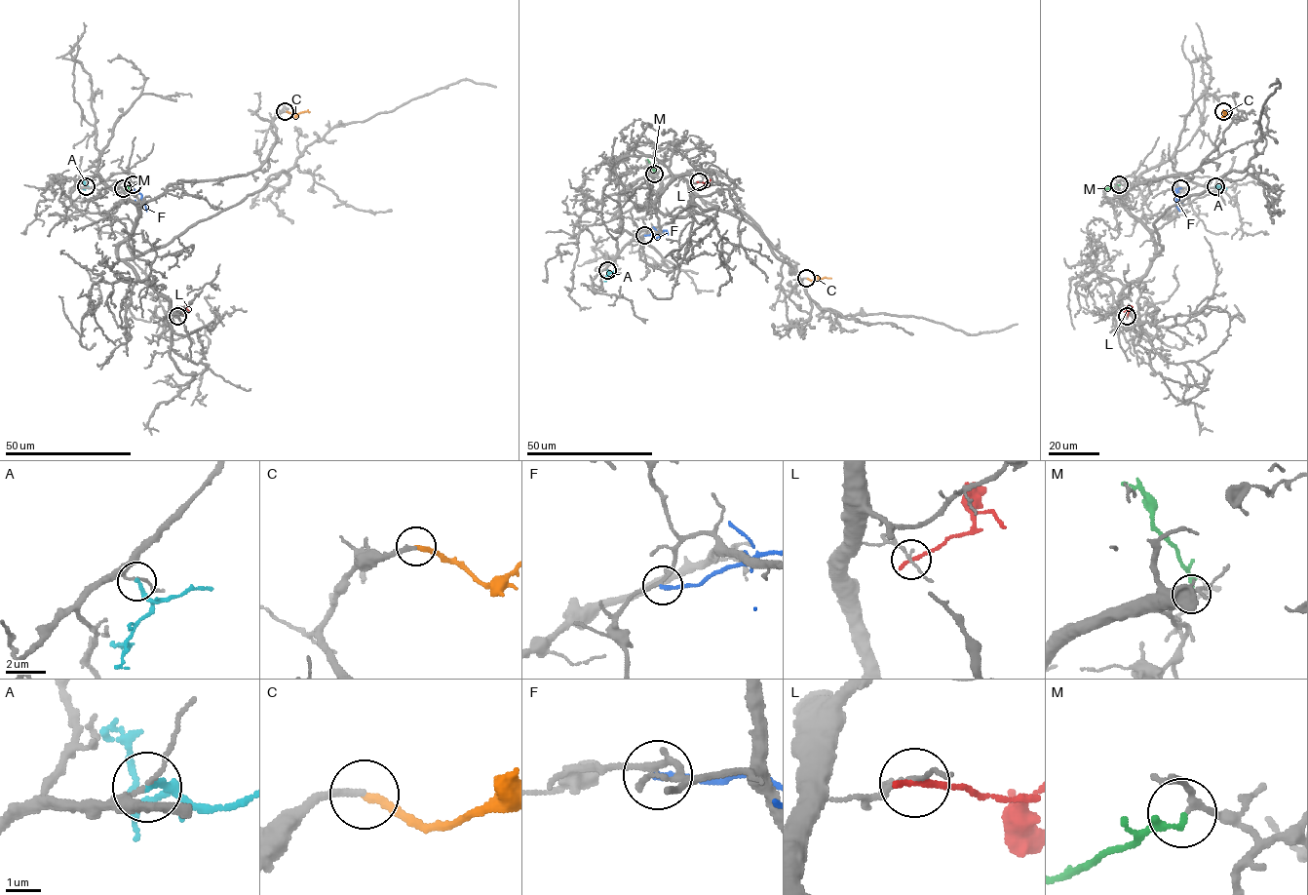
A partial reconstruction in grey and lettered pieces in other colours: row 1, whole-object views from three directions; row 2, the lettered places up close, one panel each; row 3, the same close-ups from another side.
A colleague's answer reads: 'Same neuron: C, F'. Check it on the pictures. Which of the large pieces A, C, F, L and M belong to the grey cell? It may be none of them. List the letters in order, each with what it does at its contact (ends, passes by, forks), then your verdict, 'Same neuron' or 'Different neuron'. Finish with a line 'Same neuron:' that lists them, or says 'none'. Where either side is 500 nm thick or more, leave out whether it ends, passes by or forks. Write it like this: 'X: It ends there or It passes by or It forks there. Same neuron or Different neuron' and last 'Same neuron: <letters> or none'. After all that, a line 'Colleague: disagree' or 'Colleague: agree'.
A: It ends there. Different neuron
C: It ends there. Same neuron
F: It ends there. Different neuron
L: It ends there. Different neuron
M: It ends there. Same neuron
Same neuron: C, M
Colleague: disagree

